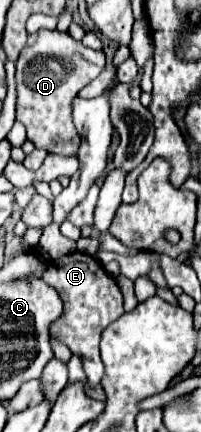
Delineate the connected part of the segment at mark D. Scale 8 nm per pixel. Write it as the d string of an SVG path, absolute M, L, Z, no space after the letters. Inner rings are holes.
M45 30L37 32L31 46L23 48L17 60L17 120L25 124L27 138L35 148L53 154L75 156L79 150L79 134L73 124L71 104L83 86L97 78L105 68L105 54L83 46L81 40L71 38L67 32Z

